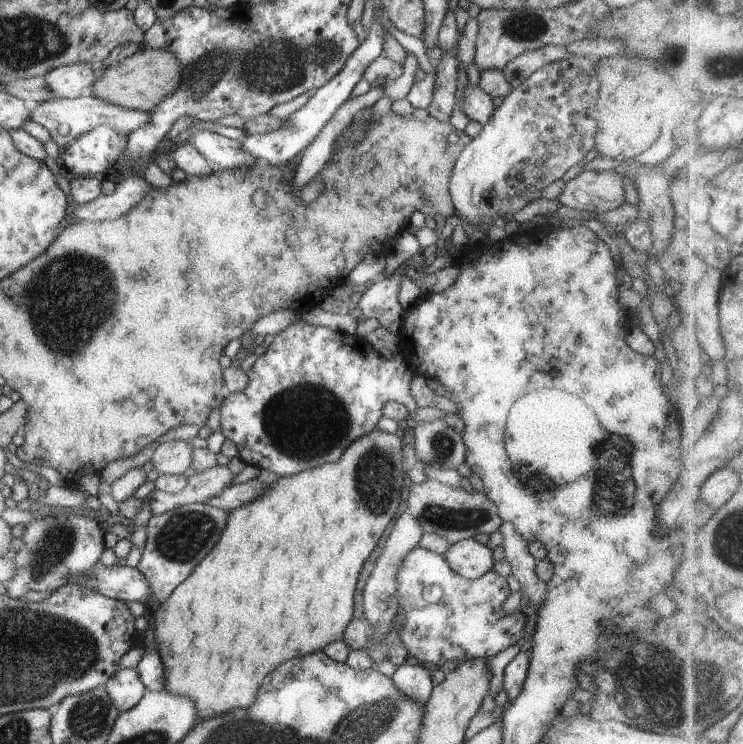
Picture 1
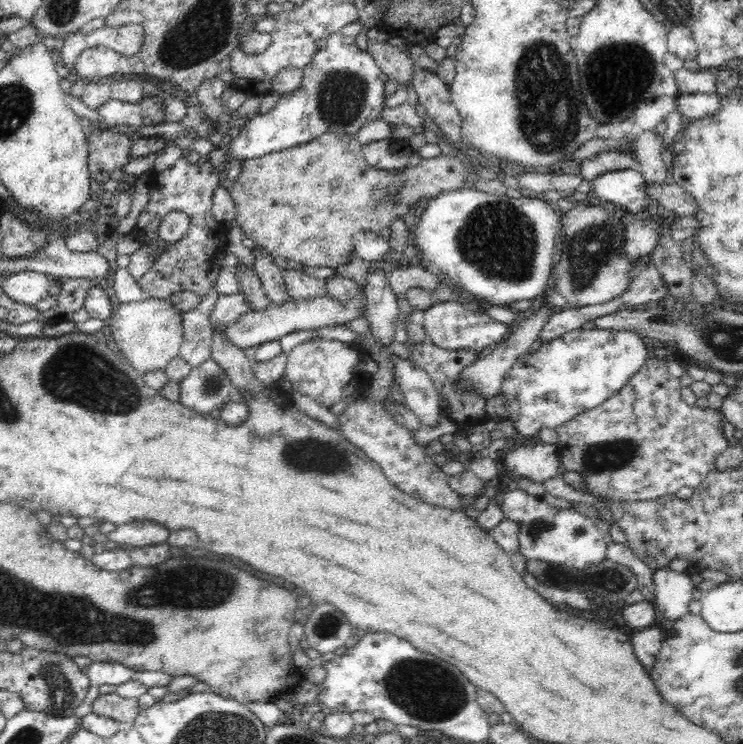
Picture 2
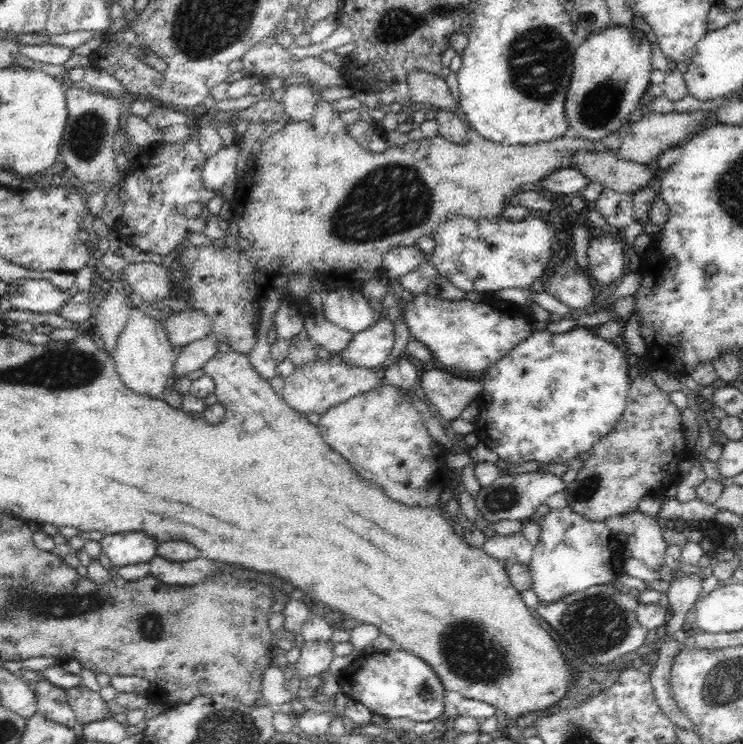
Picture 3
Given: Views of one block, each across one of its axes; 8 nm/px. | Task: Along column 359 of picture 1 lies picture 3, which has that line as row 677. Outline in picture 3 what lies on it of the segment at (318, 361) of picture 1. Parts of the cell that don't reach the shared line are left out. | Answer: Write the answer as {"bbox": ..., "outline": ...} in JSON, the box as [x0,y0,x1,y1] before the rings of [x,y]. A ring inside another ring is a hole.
{"bbox":[338,646,449,722],"outline":[[[396,646],[361,654],[342,670],[338,682],[343,697],[364,704],[380,716],[410,718],[413,722],[430,722],[442,716],[444,698],[449,693],[426,661]]]}

